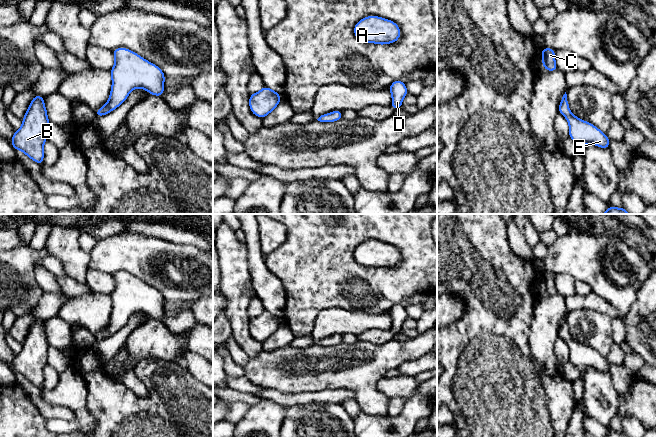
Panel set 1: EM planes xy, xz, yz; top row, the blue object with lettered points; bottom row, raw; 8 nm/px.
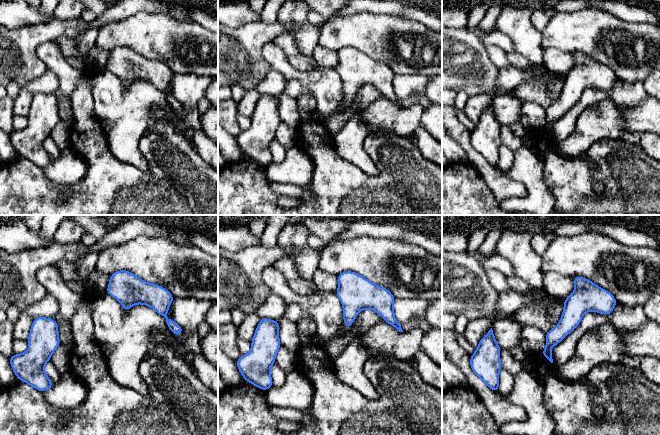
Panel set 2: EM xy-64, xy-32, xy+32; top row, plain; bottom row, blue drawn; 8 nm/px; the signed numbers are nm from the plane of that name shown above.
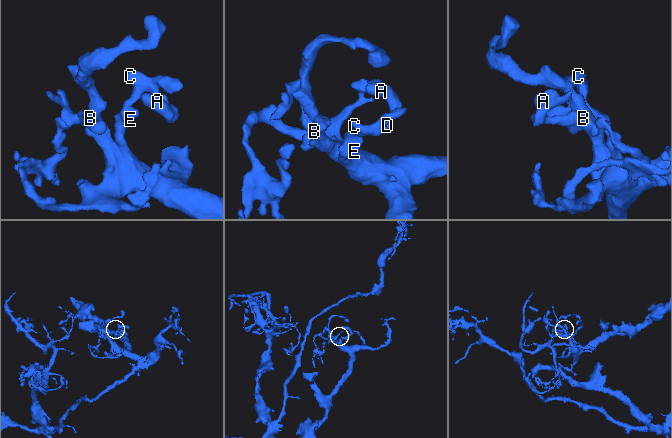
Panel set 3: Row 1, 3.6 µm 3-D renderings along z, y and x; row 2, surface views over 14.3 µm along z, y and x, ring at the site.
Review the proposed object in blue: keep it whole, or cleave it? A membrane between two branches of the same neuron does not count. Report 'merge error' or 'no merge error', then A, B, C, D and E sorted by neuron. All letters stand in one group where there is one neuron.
no merge error; A B C D E

